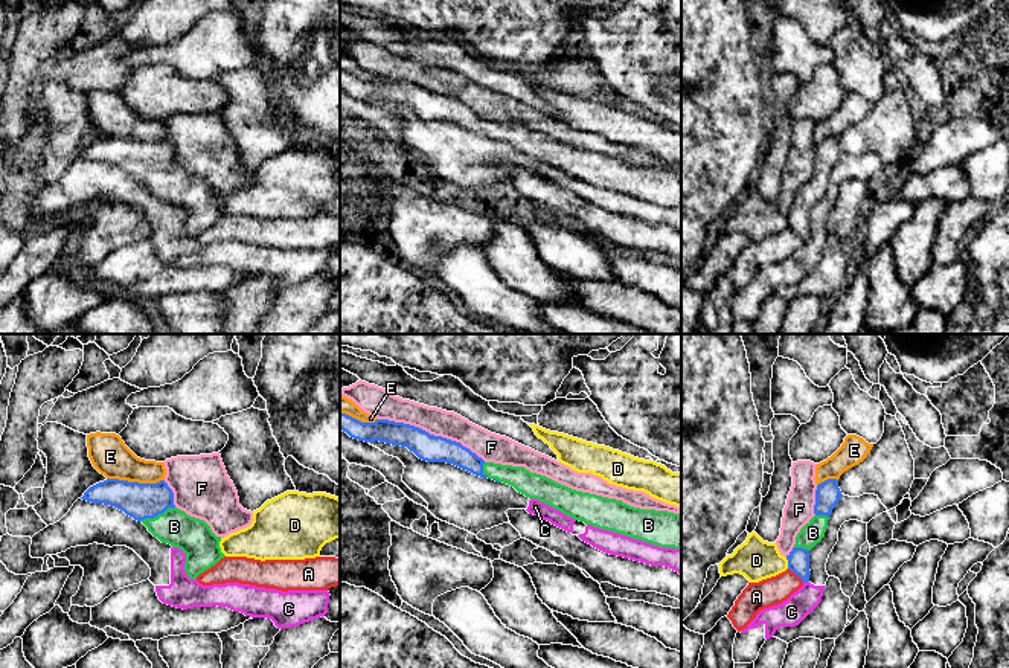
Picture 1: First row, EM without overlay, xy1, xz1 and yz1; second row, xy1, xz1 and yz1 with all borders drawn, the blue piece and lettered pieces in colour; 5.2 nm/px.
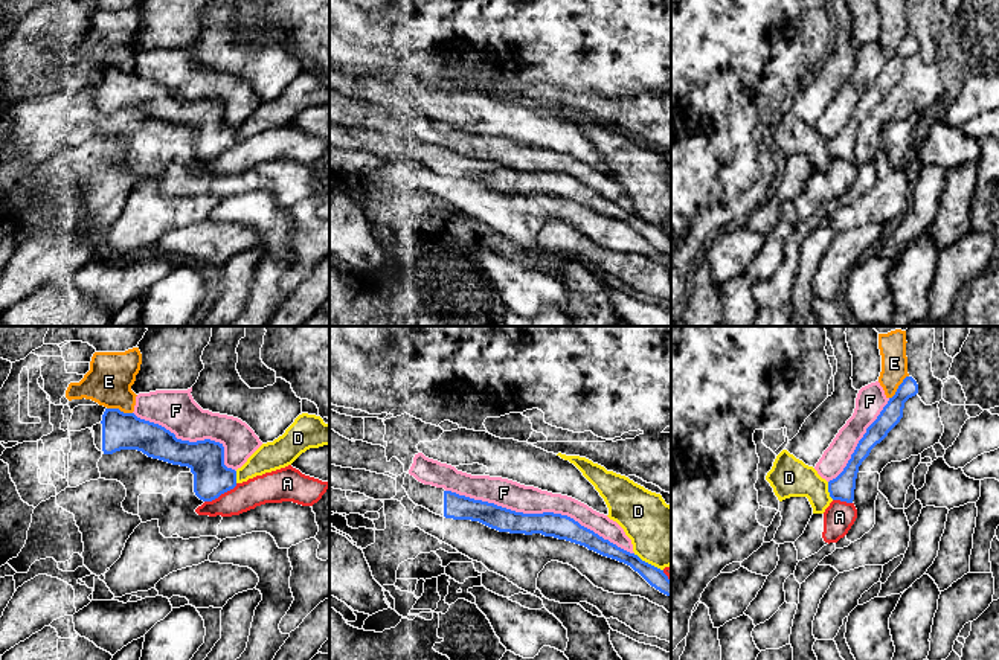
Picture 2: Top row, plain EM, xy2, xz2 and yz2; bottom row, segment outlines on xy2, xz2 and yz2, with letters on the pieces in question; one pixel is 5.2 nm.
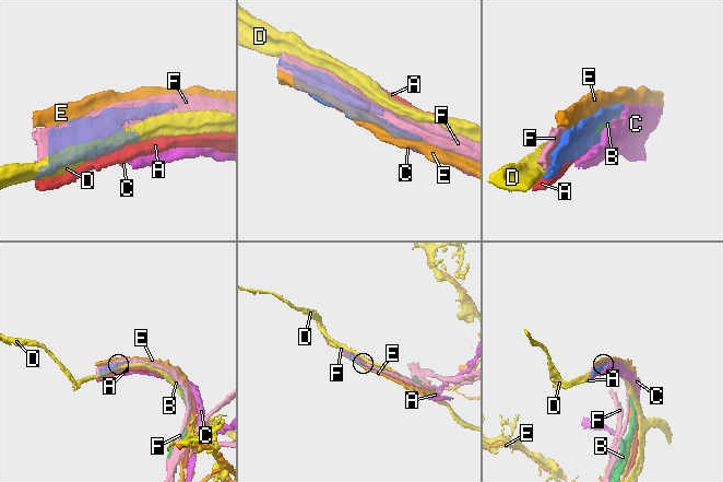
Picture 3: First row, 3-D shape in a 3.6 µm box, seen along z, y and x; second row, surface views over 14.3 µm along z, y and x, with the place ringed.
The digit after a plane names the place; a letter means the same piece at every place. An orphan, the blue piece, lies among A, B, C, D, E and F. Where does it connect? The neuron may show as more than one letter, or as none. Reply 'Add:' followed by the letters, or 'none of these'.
Add: B

